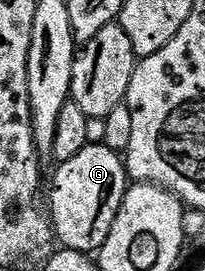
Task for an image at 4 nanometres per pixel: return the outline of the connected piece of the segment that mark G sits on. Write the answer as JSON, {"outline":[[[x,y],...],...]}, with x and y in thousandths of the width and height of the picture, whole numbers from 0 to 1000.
{"outline":[[[434,524],[356,583],[302,594],[268,635],[268,683],[249,694],[249,768],[239,808],[259,830],[263,867],[293,886],[307,915],[356,915],[371,930],[429,937],[478,934],[502,911],[512,878],[532,878],[532,849],[551,849],[551,819],[600,756],[600,734],[629,690],[620,609],[605,579],[556,561],[537,539],[498,524]]]}

